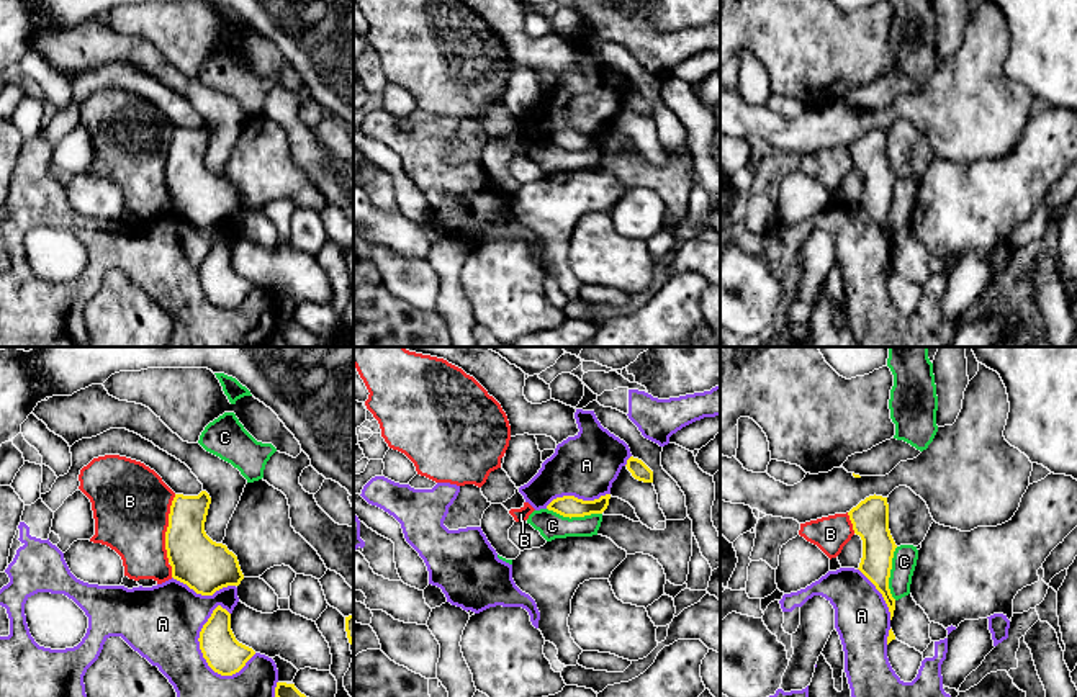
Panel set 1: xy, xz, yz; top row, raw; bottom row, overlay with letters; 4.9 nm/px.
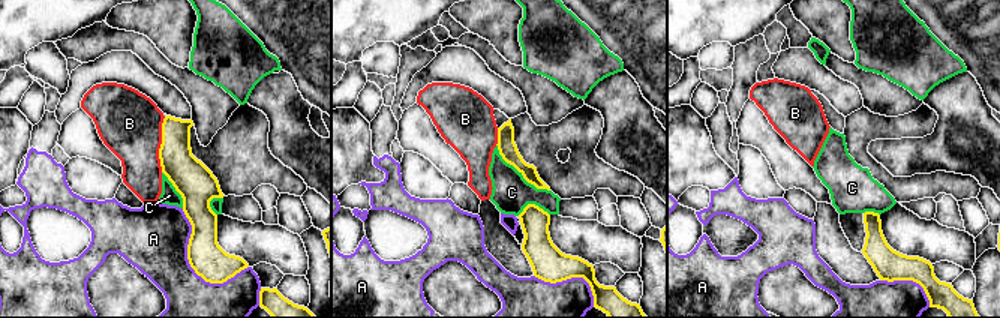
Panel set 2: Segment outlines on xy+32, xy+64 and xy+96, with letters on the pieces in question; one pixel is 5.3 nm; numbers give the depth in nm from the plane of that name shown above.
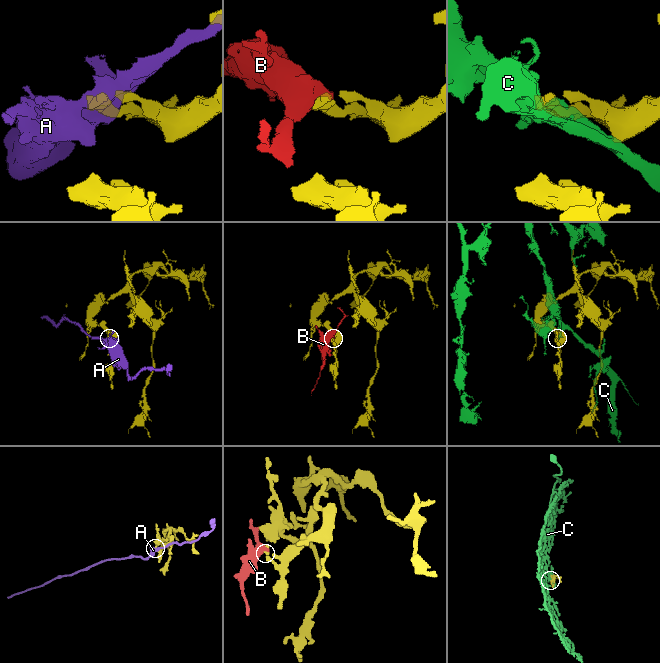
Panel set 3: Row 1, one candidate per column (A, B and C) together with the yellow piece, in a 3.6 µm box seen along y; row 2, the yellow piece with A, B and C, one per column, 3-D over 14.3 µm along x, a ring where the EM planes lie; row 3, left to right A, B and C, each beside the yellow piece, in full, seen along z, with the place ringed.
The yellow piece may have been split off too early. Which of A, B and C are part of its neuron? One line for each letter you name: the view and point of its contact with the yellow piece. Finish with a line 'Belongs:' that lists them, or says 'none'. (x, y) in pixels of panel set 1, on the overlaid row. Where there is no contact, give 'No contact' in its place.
C: Touches yellow at xz (575, 516)
Belongs: C

